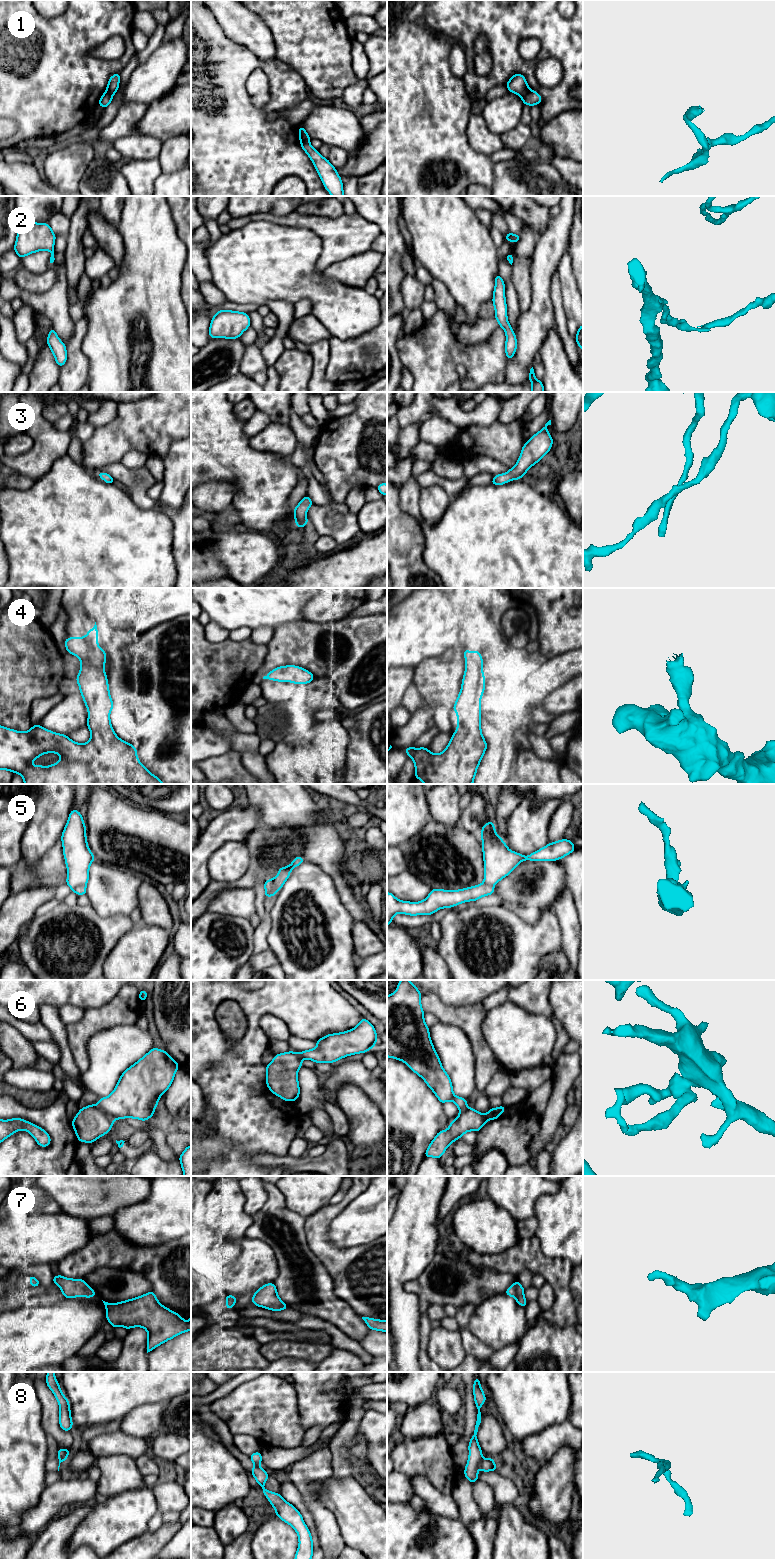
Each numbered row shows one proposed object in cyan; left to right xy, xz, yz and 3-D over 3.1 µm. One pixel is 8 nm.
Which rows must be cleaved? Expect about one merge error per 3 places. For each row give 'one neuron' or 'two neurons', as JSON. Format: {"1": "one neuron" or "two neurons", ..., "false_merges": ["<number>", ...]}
{"1": "two neurons", "2": "two neurons", "3": "one neuron", "4": "one neuron", "5": "two neurons", "6": "two neurons", "7": "one neuron", "8": "two neurons", "false_merges": ["1", "2", "5", "6", "8"]}

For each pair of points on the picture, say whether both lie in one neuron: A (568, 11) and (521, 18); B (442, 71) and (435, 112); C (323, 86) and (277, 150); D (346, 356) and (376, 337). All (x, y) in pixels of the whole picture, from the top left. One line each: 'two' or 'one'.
A: two
B: one
C: two
D: one

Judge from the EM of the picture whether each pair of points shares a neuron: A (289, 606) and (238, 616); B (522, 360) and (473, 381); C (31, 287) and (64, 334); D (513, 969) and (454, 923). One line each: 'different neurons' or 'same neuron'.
A: same neuron
B: different neurons
C: different neurons
D: same neuron

